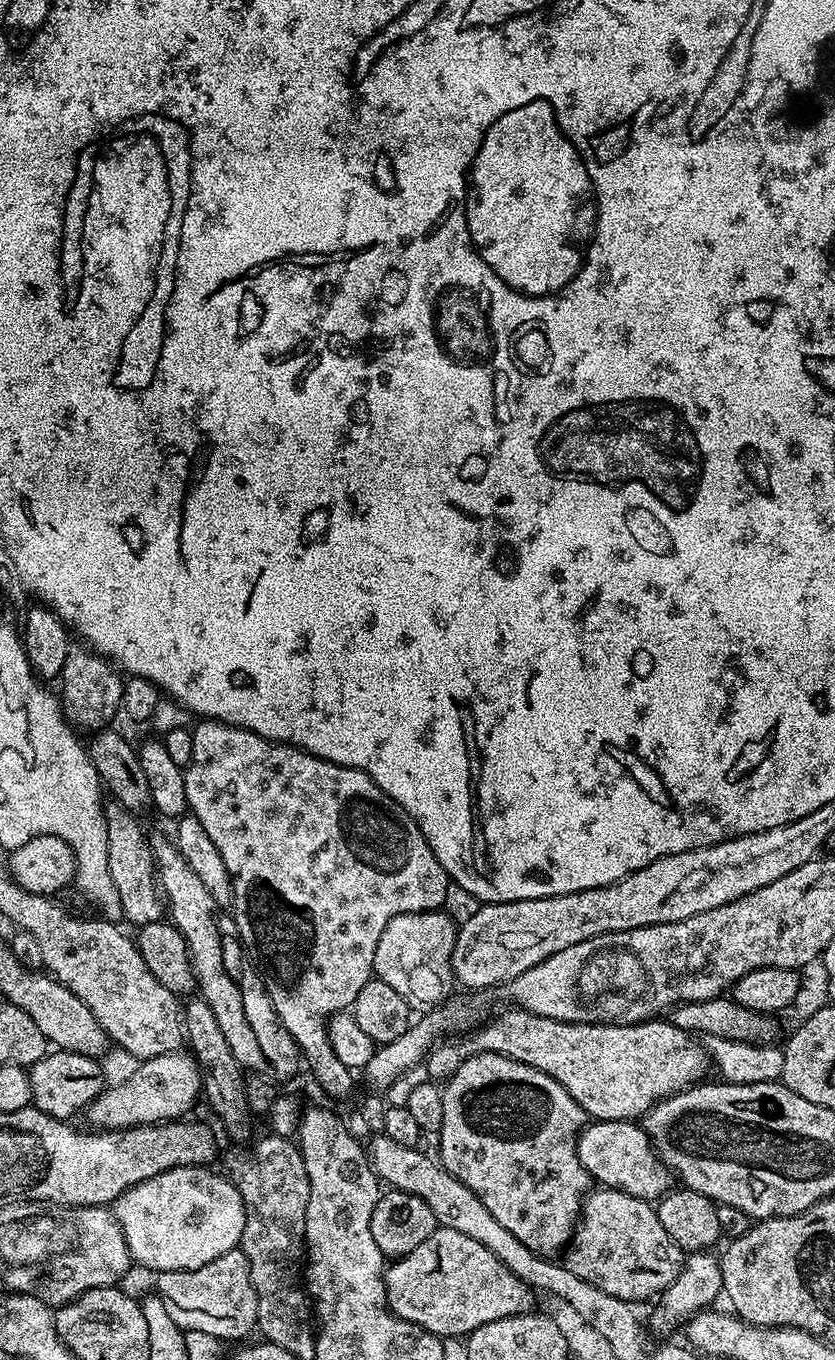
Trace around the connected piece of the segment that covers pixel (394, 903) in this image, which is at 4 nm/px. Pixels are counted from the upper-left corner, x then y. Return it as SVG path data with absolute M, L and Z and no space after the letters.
M204 718L199 723L191 729L194 750L190 753L190 762L184 768L188 812L196 816L198 822L202 822L202 830L210 834L210 842L214 842L218 854L222 854L222 862L226 862L226 870L230 870L230 912L236 921L236 934L250 953L251 959L258 965L264 989L268 991L281 1026L300 1049L303 1063L306 1068L308 1064L317 1086L326 1095L333 1096L336 1100L344 1100L352 1092L354 1072L353 1069L342 1066L342 1061L334 1054L334 1046L330 1046L328 1021L336 1013L351 1009L354 998L358 998L358 990L362 990L362 986L366 986L366 982L373 979L372 967L374 954L378 950L378 938L382 938L382 930L386 930L391 920L402 914L435 912L445 907L444 899L448 896L448 888L450 889L448 875L442 862L434 858L434 850L430 850L422 830L418 830L416 823L362 770L323 760L292 744L279 744L276 740L267 740L250 730L235 728L232 724L223 724L220 720Z

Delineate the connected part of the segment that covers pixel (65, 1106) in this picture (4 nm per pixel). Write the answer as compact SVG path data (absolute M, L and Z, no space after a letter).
M63 1050L49 1051L47 1056L34 1062L27 1069L32 1104L38 1110L50 1114L59 1120L71 1121L76 1111L87 1109L88 1105L100 1095L105 1087L104 1072L100 1069L99 1059L65 1052Z

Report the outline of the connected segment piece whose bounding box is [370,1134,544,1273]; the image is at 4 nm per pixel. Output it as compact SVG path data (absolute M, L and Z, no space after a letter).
M383 1134L373 1135L371 1139L370 1159L377 1176L389 1189L409 1192L422 1198L422 1202L426 1202L426 1206L434 1210L434 1218L439 1227L458 1230L458 1234L470 1234L474 1242L482 1242L482 1246L491 1250L512 1273L528 1272L528 1268L544 1268L540 1266L540 1257L519 1242L518 1238L514 1238L510 1230L506 1230L506 1226L500 1225L494 1219L494 1214L490 1214L490 1210L482 1206L479 1198L461 1180L444 1169L439 1159L432 1157L431 1160L426 1153L420 1152L419 1147L402 1146L394 1142L394 1138Z

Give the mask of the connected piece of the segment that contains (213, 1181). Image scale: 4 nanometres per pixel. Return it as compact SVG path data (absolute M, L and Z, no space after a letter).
M207 1167L166 1170L154 1178L146 1178L146 1182L117 1197L110 1211L119 1224L128 1252L137 1265L153 1268L153 1273L156 1274L189 1272L206 1266L206 1262L214 1262L214 1258L222 1258L222 1254L239 1245L246 1222L242 1194L227 1175L219 1176L216 1172L208 1171L212 1170Z

